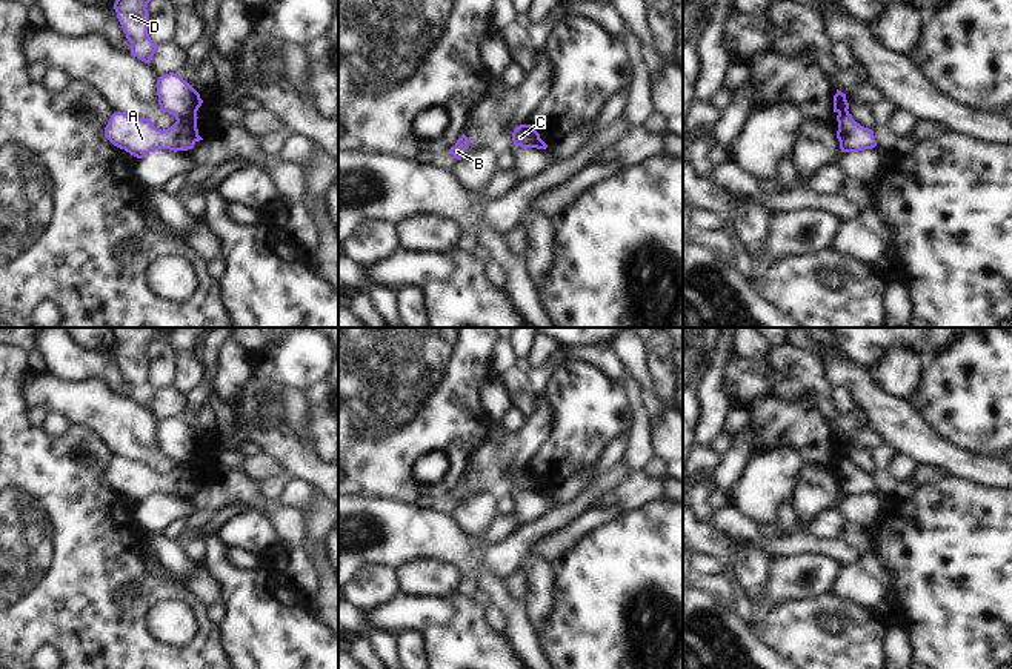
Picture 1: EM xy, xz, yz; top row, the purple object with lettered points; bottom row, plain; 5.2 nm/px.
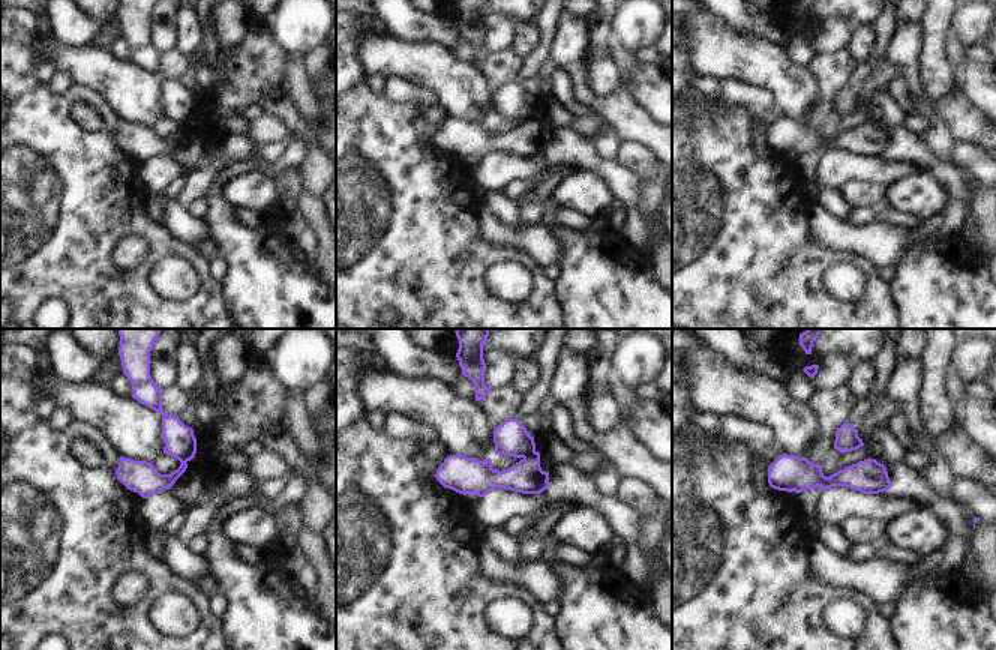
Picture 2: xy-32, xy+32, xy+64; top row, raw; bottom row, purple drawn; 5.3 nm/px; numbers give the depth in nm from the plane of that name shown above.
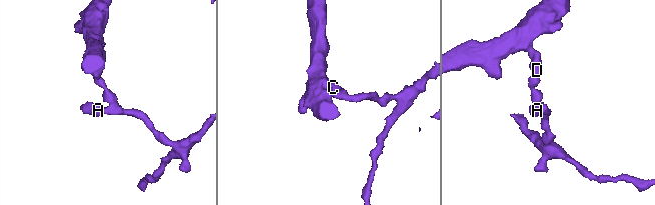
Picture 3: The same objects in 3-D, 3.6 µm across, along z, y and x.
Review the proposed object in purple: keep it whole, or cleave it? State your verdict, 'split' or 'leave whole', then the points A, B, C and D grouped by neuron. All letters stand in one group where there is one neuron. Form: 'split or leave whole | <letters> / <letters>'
split | A B / C D

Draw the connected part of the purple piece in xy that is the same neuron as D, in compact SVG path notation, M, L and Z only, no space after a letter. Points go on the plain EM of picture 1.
M114 328L117 344L114 354L117 363L131 386L131 398L145 408L151 408L158 389L148 378L148 348L158 335L158 328Z

